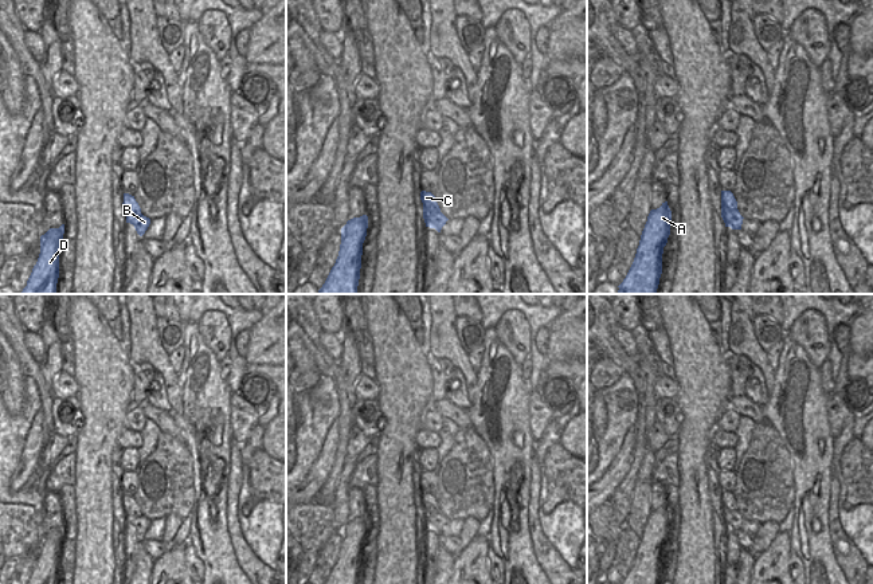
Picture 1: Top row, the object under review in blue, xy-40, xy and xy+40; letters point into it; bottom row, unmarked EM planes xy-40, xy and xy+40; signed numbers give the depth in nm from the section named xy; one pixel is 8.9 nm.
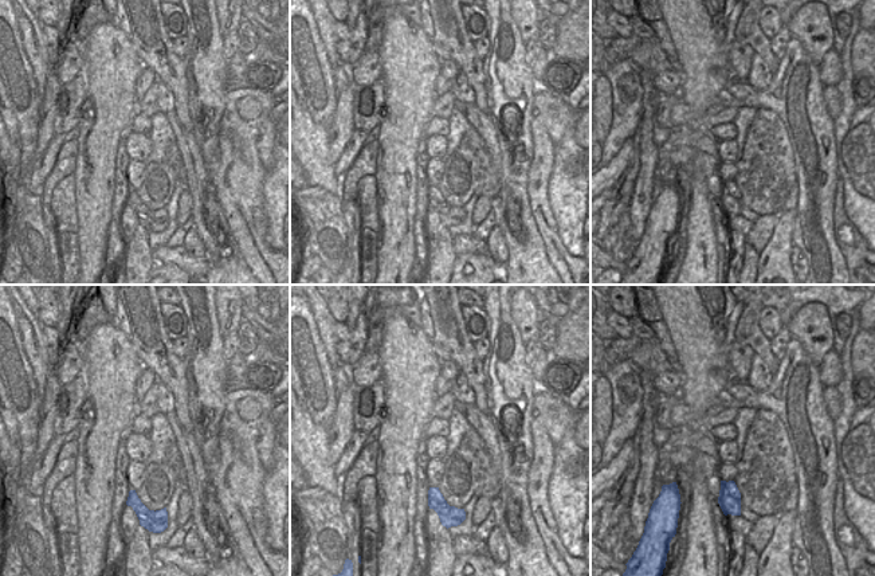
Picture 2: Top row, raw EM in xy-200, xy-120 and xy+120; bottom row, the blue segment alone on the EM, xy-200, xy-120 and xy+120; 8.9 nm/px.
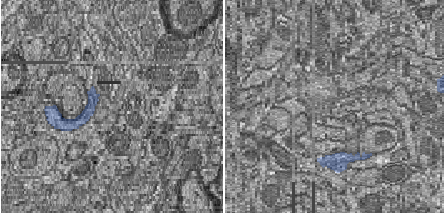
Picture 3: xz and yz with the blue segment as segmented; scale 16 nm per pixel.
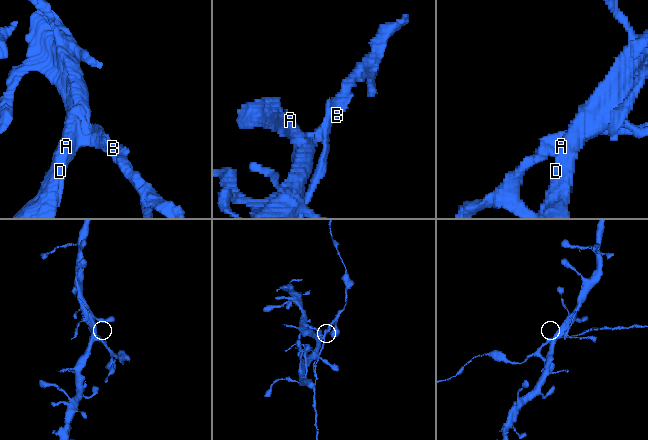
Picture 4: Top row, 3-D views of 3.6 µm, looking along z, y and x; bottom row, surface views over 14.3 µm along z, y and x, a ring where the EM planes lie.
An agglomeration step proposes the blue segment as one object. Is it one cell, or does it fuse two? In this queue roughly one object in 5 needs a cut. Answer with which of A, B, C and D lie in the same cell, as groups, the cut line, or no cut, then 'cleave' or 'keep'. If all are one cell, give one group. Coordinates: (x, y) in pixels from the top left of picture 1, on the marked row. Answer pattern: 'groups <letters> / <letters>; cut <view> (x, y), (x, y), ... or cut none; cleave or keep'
groups A D / B C; cut xy (423, 206), (431, 214), (431, 220), (426, 226); cleave

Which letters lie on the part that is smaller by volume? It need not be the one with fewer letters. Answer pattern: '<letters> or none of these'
B, C

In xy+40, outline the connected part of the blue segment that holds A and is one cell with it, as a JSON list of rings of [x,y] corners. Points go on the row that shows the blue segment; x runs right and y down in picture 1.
[[[668,201],[651,209],[641,235],[634,262],[618,286],[618,294],[657,294],[662,254],[670,235],[672,211]]]

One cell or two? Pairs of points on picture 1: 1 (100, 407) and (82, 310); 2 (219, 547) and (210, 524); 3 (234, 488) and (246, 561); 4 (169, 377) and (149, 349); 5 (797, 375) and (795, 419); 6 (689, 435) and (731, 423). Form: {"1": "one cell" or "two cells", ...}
{"1": "one cell", "2": "one cell", "3": "one cell", "4": "one cell", "5": "one cell", "6": "two cells"}

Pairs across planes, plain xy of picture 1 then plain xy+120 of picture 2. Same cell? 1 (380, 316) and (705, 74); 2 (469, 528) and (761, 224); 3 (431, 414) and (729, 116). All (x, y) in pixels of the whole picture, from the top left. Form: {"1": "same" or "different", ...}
{"1": "same", "2": "same", "3": "same"}

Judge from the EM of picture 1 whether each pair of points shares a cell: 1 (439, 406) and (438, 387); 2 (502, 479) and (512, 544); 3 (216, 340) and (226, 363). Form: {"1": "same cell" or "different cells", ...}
{"1": "different cells", "2": "same cell", "3": "different cells"}

